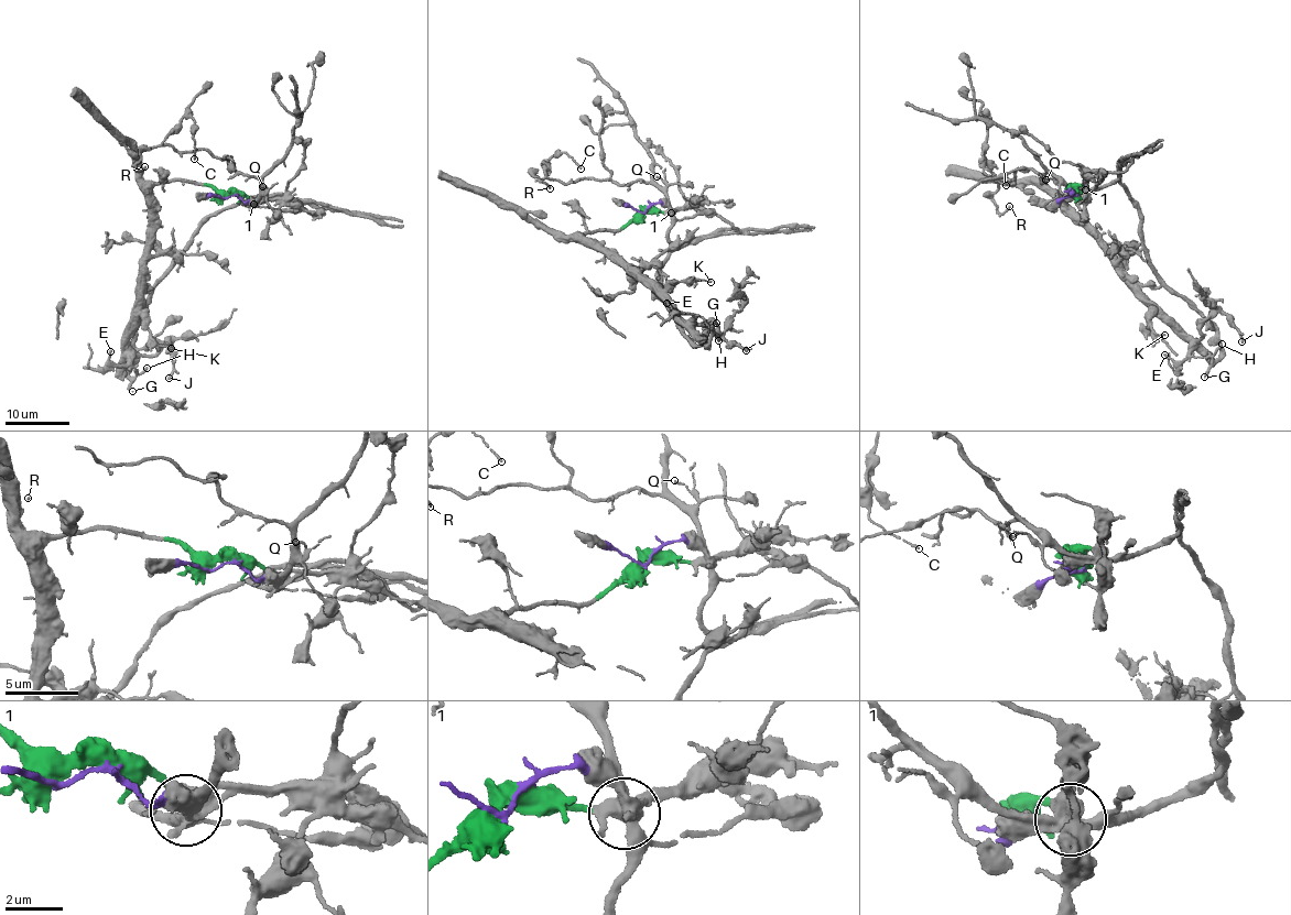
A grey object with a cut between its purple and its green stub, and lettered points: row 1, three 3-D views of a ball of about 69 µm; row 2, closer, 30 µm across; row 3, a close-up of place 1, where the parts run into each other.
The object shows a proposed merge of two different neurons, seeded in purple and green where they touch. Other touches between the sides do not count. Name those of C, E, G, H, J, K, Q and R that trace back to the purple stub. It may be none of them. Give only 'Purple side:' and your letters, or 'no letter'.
Purple side: C, G, H, Q, R

